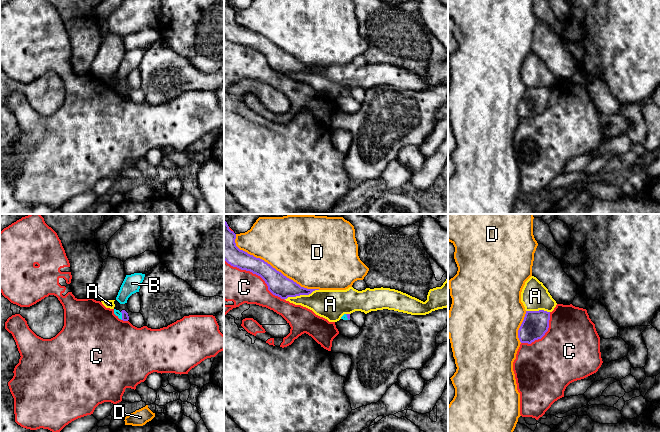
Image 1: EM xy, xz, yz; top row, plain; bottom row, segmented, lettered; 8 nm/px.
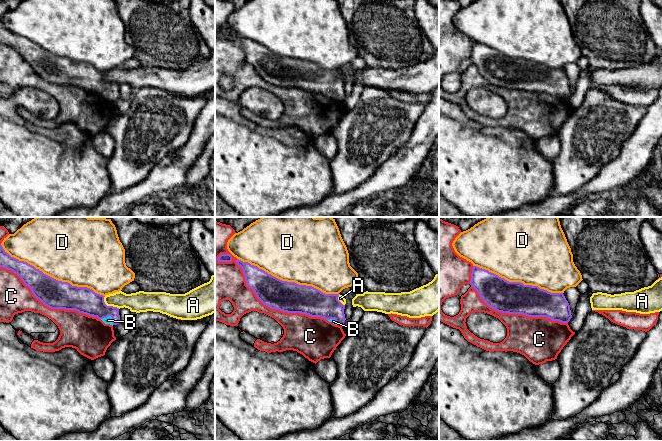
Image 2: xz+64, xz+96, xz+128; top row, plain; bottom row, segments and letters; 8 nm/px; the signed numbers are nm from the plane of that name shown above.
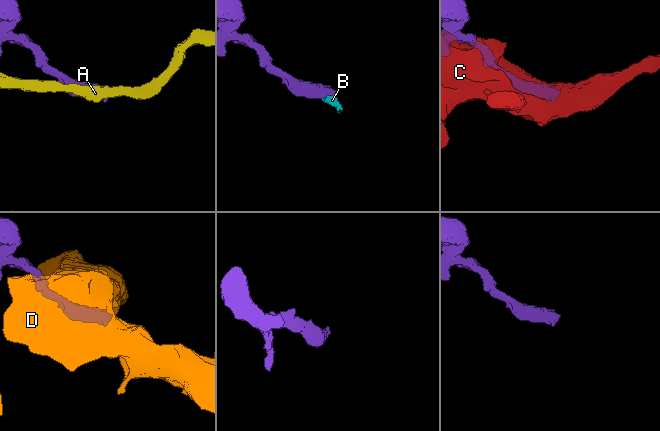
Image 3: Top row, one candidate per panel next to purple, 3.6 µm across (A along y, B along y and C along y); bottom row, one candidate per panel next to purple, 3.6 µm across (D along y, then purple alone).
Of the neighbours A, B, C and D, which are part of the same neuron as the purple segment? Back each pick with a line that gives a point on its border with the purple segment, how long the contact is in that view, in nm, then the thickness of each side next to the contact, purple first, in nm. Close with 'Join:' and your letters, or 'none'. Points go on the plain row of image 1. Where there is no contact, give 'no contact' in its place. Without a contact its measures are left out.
B: contact xy (122, 92); length 70 nm; calibres 60 and 50 nm
Join: B

